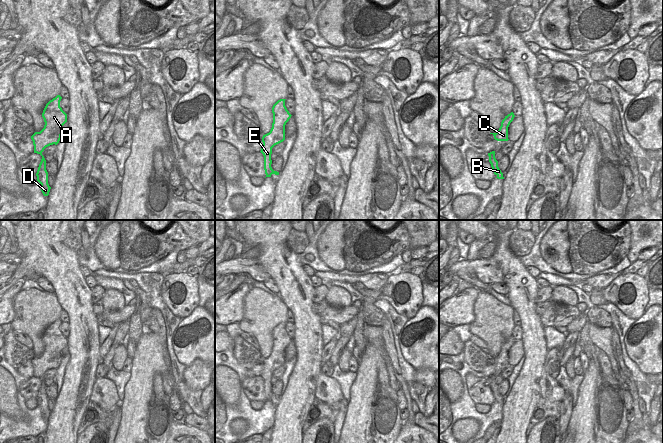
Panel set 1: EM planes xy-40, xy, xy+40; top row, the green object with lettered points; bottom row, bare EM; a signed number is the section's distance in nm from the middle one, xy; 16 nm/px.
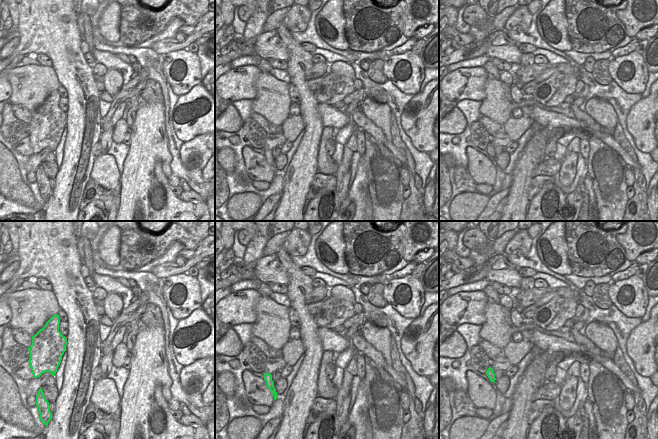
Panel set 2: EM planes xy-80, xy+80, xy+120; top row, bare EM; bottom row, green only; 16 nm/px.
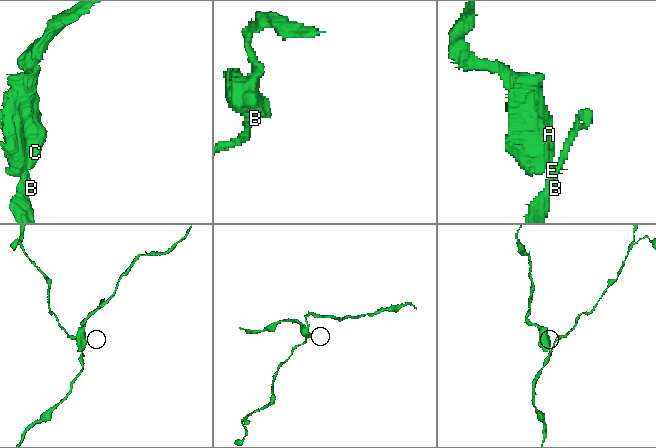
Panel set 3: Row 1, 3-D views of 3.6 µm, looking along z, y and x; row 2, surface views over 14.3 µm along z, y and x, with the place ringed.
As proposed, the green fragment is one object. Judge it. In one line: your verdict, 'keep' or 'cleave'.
cleave

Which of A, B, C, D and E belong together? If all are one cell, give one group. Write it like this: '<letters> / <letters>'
A C D E / B

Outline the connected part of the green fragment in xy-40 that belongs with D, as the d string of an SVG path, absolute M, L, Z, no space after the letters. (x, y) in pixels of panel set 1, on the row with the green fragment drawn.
M57 95L46 104L42 113L45 122L44 128L31 136L34 145L34 153L42 156L36 176L37 181L41 184L41 191L44 196L49 195L51 187L48 184L46 160L42 152L46 147L59 143L62 135L62 126L67 122L67 114L60 107L61 99L62 97Z

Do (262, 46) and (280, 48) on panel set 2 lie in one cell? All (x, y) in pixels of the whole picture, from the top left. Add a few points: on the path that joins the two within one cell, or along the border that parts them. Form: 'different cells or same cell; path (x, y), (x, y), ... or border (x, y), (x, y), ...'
same cell; path (266, 46), (276, 48)

